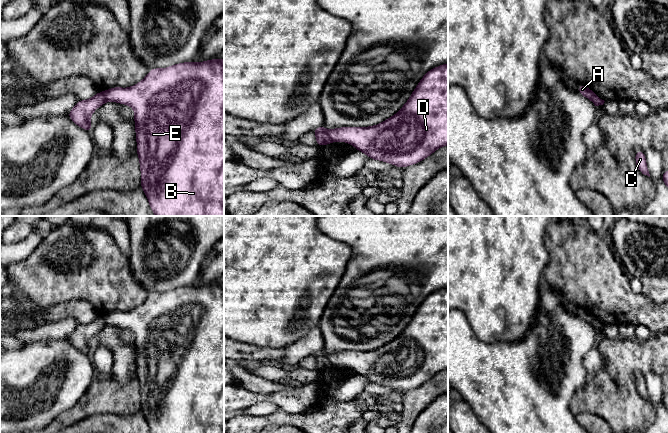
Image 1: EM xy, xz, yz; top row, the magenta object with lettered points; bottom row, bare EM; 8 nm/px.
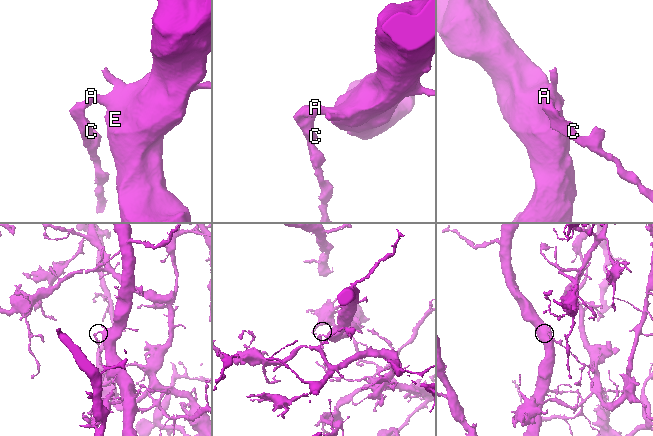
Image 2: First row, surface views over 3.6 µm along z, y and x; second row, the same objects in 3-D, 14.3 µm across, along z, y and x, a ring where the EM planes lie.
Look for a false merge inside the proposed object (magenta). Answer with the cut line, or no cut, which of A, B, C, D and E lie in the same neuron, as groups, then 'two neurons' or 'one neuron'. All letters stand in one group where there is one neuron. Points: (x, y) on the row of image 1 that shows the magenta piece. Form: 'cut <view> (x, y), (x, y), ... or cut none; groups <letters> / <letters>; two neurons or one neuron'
cut xz (326, 130), (332, 141); groups A B D E / C; two neurons

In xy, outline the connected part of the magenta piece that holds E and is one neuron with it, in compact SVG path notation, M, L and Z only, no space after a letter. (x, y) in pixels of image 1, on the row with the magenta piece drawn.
M224 59L184 62L167 68L152 68L139 83L129 88L114 87L101 92L107 101L126 104L135 112L137 155L140 161L141 188L155 216L224 216Z

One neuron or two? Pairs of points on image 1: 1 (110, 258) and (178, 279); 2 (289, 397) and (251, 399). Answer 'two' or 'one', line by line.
1: two
2: one

